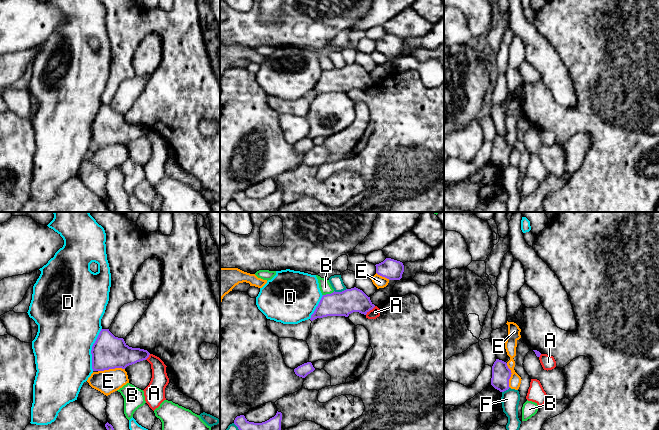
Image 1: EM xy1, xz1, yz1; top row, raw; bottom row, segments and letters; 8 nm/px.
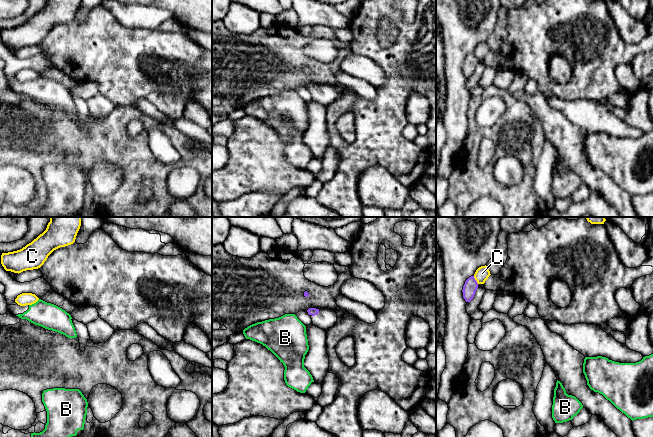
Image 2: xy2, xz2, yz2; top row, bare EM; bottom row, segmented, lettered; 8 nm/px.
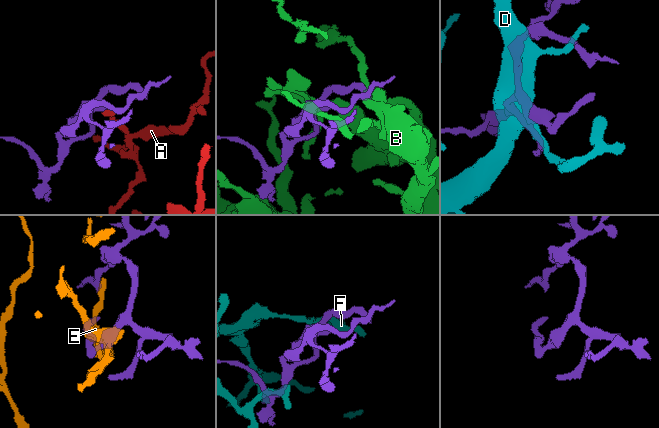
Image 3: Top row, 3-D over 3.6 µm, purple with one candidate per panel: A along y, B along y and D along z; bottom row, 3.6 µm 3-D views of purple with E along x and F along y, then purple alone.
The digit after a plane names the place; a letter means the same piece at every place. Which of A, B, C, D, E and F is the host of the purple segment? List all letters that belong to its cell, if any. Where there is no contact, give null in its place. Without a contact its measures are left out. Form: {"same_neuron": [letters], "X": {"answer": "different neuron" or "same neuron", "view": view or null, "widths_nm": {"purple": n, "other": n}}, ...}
{"same_neuron": [], "A": {"answer": "different neuron", "view": "xz1", "widths_nm": {"purple": 190, "other": 80}}, "B": {"answer": "different neuron", "view": "xz1", "widths_nm": {"purple": 190, "other": 100}}, "C": {"answer": "different neuron", "view": "yz2", "widths_nm": {"purple": 110, "other": 110}}, "D": {"answer": "different neuron", "view": "xy1", "widths_nm": {"purple": 280, "other": 460}}, "E": {"answer": "different neuron", "view": "xy1", "widths_nm": {"purple": 280, "other": 190}}, "F": {"answer": "different neuron", "view": "xz1", "widths_nm": {"purple": 190, "other": 100}}}

